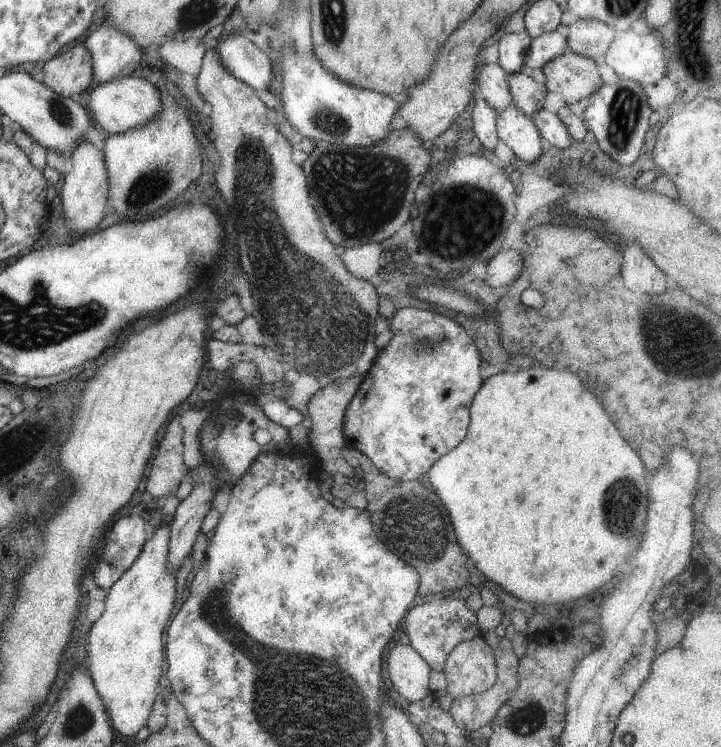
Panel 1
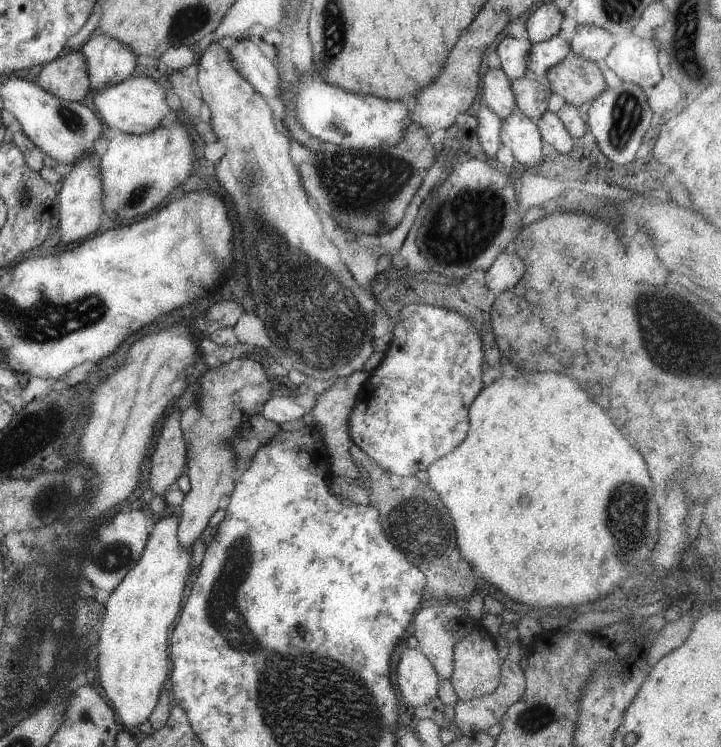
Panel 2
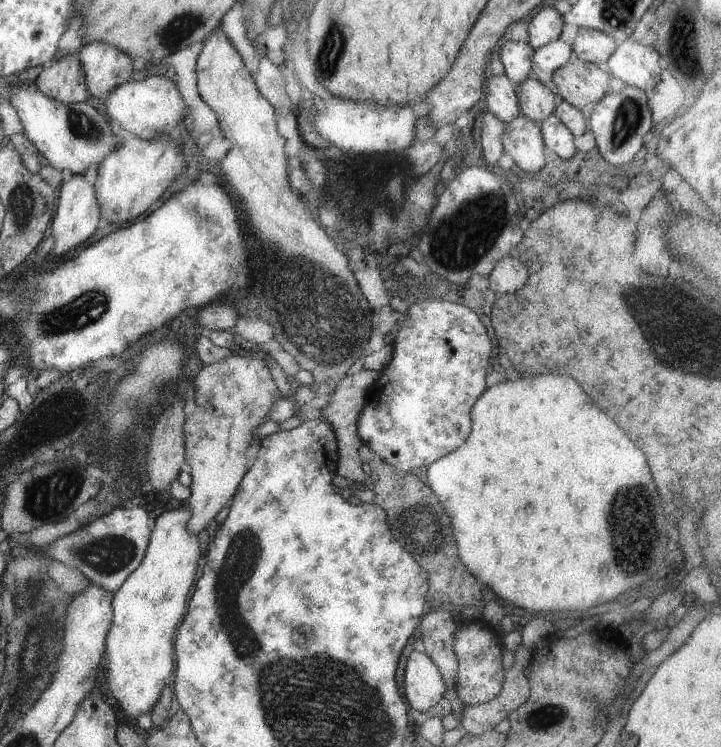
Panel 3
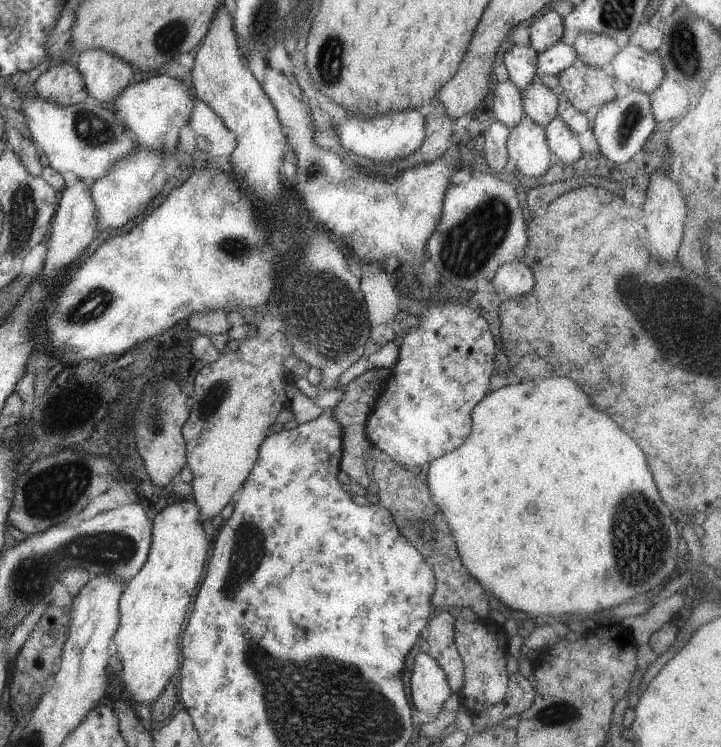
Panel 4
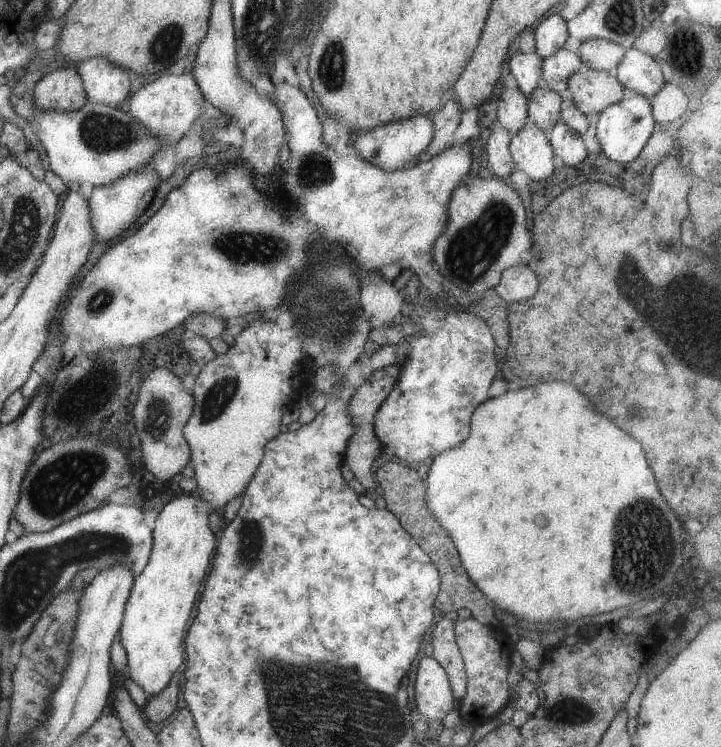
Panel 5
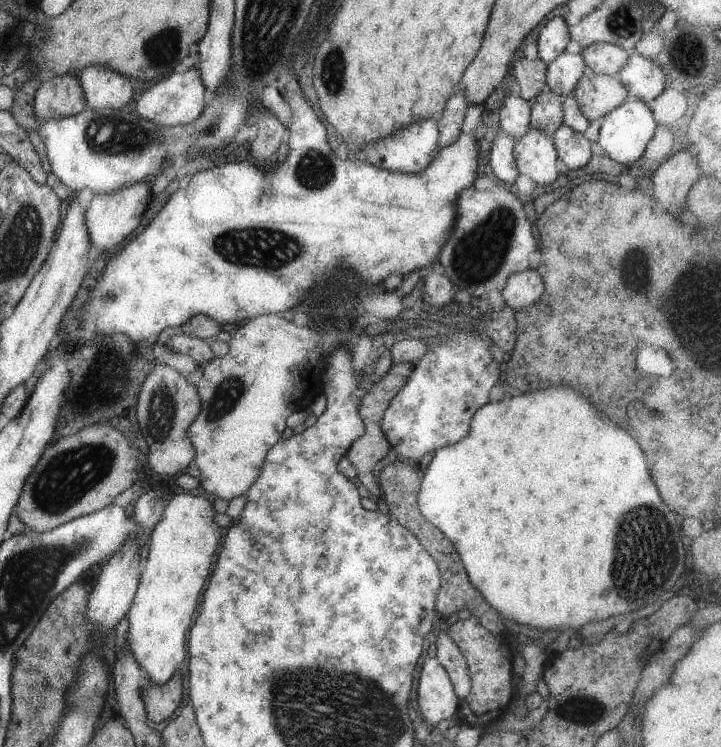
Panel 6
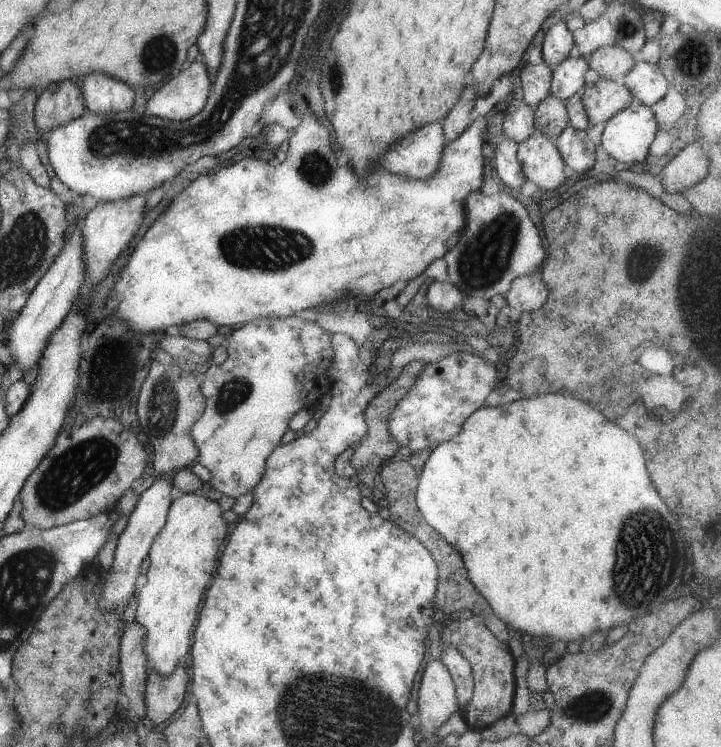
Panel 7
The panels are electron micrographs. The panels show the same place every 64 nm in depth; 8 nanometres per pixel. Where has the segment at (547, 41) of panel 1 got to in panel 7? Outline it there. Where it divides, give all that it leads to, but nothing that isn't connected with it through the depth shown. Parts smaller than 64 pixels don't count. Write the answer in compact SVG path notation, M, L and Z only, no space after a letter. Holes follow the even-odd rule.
M568 55L551 70L550 94L561 101L574 96L583 87L588 64L583 57Z

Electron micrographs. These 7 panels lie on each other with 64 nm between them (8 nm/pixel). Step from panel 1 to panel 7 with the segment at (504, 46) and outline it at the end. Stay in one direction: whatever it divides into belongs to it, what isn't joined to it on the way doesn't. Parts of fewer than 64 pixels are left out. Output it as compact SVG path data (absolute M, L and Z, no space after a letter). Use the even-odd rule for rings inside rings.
M541 62L535 66L526 64L517 72L524 103L535 107L541 98L545 98L550 93L551 70L545 62Z

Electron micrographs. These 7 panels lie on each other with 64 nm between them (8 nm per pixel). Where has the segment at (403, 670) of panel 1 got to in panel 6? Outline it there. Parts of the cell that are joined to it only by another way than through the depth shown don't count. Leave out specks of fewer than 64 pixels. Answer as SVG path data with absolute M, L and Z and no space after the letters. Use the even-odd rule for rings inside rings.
M426 658L417 682L417 706L423 722L431 728L456 713L461 707L447 672L436 658Z

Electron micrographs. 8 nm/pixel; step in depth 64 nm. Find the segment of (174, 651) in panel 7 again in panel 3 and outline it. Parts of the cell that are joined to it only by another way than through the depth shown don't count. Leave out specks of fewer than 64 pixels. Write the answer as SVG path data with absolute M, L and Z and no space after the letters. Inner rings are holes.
M187 508L165 510L155 518L153 530L141 563L113 592L111 596L111 624L103 638L103 662L107 677L107 689L115 699L115 710L127 720L134 723L141 714L151 710L160 696L163 686L170 683L174 670L173 638L181 616L187 612L187 594L193 584L197 562L199 562L199 538L185 530L189 520Z

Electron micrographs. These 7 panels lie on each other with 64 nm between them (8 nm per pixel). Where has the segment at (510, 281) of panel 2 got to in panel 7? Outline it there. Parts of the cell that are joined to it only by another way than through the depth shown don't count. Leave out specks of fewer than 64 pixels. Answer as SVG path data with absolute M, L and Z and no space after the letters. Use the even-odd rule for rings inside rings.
M533 270L531 274L517 276L511 280L509 290L505 292L504 298L512 313L518 316L521 313L532 312L541 308L547 300L547 288L537 278L539 272Z

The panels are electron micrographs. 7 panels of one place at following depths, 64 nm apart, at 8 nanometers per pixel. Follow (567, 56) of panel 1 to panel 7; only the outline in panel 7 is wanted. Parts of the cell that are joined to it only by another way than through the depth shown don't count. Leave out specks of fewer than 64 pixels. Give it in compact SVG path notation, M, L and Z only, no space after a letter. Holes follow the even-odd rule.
M598 76L593 86L583 84L579 94L589 125L606 122L630 102L630 94L621 82Z

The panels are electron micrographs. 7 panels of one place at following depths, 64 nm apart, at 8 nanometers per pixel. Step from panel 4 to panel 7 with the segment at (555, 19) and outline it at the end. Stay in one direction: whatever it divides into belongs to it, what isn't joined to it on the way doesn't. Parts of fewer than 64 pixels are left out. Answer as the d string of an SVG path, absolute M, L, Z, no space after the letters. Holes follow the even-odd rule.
M559 20L545 31L541 41L541 58L551 69L565 60L572 49L572 32L566 28L564 20Z

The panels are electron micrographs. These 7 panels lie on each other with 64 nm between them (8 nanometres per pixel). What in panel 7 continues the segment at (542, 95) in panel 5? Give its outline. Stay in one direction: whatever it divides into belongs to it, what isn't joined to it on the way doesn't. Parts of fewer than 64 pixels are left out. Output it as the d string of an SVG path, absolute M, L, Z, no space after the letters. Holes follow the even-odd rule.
M550 93L539 100L533 110L533 128L545 134L551 140L559 136L559 132L567 126L567 114L564 102Z

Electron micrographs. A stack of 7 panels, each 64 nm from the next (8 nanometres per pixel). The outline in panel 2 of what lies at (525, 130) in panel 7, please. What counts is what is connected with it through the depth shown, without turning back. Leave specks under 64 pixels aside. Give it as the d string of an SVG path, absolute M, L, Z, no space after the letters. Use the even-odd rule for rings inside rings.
M502 69L482 70L478 101L483 102L500 119L506 119L516 109L510 82Z

